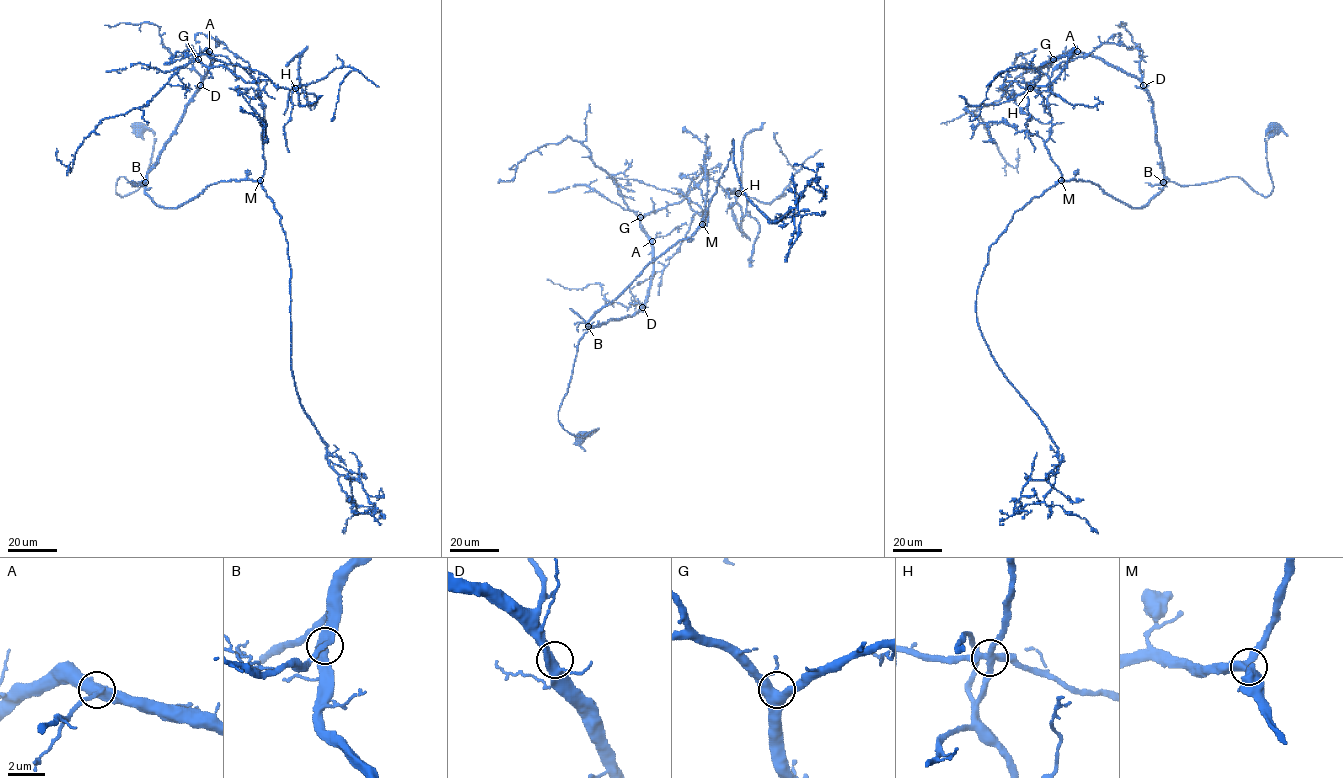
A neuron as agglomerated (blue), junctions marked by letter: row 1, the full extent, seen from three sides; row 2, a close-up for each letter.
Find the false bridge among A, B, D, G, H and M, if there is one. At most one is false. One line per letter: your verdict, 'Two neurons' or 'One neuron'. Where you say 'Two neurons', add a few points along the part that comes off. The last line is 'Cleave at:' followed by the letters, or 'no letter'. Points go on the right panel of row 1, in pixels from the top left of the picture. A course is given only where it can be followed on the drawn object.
A: One neuron
B: One neuron
D: One neuron
G: One neuron
H: Two neurons. Course of the part to remove: (1029, 88), (1050, 84), (1053, 93), (1073, 105), (1093, 107), (1099, 102), (1094, 97)
M: One neuron
Cleave at: H

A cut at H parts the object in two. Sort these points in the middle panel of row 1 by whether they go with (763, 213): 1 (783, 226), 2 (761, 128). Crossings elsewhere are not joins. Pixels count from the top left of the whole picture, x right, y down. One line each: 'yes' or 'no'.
1: yes
2: no

